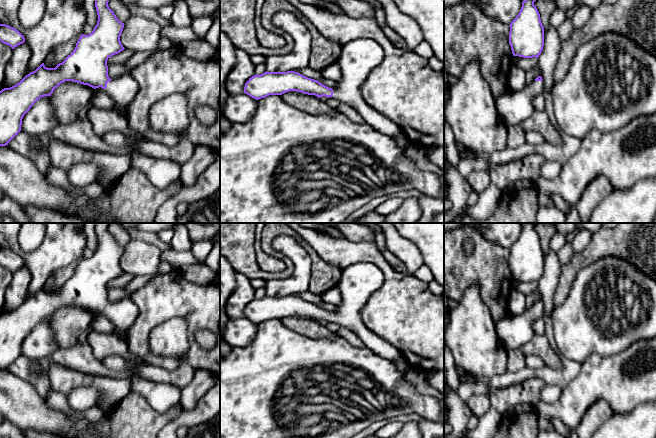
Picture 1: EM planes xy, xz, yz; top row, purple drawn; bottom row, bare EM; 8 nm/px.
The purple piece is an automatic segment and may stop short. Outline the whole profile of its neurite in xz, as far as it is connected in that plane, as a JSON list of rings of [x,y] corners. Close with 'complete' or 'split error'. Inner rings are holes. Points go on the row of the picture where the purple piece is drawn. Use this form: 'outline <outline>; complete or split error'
outline [[[370,38],[353,39],[342,45],[342,51],[337,60],[337,64],[341,68],[342,77],[336,82],[335,88],[331,88],[321,84],[319,81],[303,76],[294,71],[287,72],[264,72],[261,75],[254,75],[245,83],[244,93],[250,97],[259,100],[269,95],[282,95],[289,91],[297,91],[308,95],[315,95],[318,98],[325,96],[327,98],[334,97],[340,103],[344,103],[355,109],[365,120],[365,123],[370,125],[376,131],[396,138],[403,136],[402,129],[393,121],[370,107],[361,96],[362,83],[367,78],[369,72],[378,66],[384,59],[385,53],[381,45]]]; split error

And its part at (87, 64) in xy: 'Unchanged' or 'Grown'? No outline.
Grown

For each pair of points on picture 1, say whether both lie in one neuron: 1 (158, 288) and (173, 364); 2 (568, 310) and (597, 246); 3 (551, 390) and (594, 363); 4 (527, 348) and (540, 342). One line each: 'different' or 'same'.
1: same
2: different
3: different
4: same

